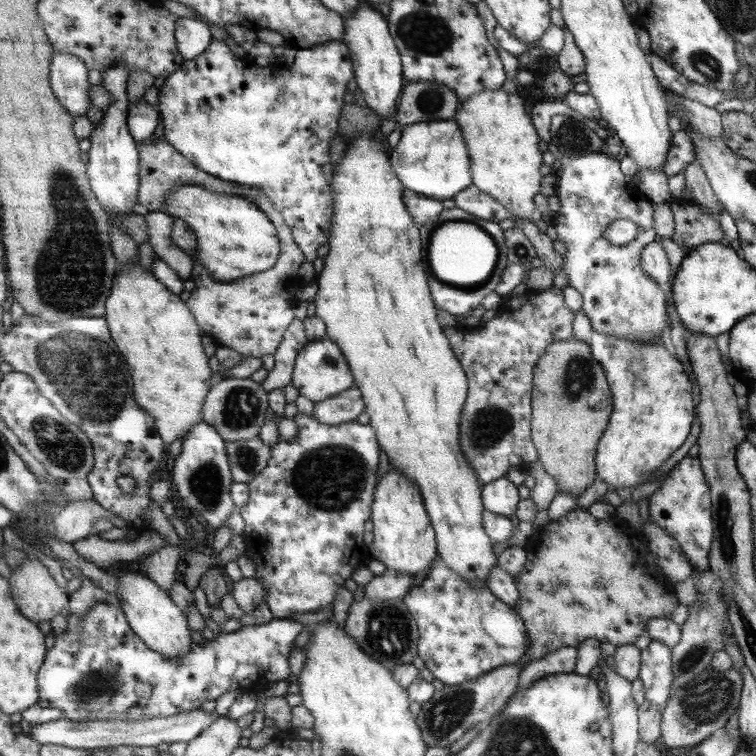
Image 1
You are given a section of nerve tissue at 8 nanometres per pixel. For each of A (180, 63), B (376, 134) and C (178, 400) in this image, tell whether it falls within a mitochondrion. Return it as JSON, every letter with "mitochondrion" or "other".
{"A":"other","B":"other","C":"other"}

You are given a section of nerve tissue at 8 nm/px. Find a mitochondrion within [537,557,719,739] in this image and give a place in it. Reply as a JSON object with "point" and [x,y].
{"point":[694,655]}

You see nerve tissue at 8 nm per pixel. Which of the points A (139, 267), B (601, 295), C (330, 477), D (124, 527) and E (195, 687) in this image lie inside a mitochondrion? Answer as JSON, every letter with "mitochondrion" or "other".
{"A":"other","B":"other","C":"mitochondrion","D":"other","E":"other"}

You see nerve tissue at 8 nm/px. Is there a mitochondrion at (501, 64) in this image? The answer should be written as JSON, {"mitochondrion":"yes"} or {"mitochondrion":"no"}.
{"mitochondrion":"no"}

